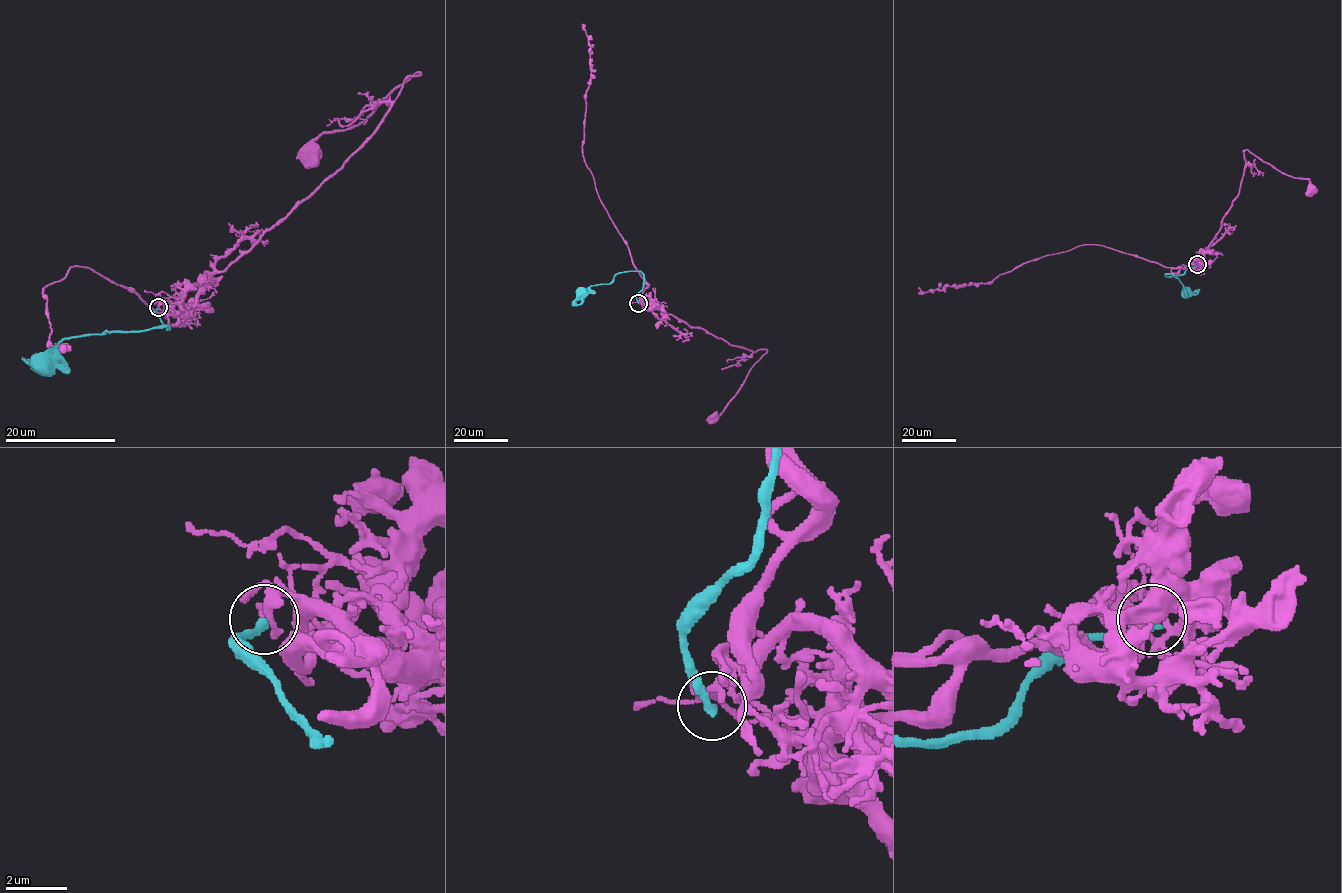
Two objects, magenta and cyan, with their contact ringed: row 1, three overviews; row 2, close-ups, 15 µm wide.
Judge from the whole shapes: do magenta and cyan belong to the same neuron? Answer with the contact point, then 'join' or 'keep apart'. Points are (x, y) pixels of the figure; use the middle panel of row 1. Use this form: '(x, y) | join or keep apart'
(638, 303) | keep apart

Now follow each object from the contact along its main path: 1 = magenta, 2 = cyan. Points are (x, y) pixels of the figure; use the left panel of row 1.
1: (158, 307), (188, 310), (210, 278), (341, 166), (402, 84), (420, 74), (361, 124), (323, 132), (311, 153)
2: (158, 307), (154, 312), (169, 329), (168, 326), (62, 338), (40, 363)

